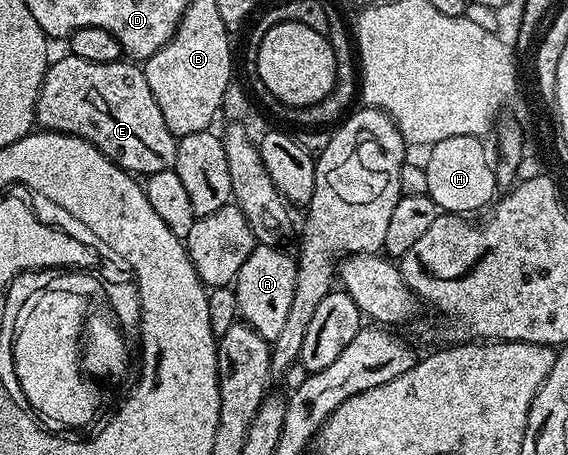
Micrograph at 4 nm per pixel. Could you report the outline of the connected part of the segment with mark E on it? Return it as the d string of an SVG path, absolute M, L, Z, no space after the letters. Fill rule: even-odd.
M65 54L61 60L53 59L48 65L48 72L44 75L36 99L36 124L50 132L65 132L89 140L119 168L147 178L155 172L161 172L175 165L178 138L166 126L166 118L162 118L162 110L158 110L158 102L154 102L154 94L150 94L150 85L146 83L143 67L136 62L124 63L123 59L109 64L86 62L86 58L78 58L71 54Z

